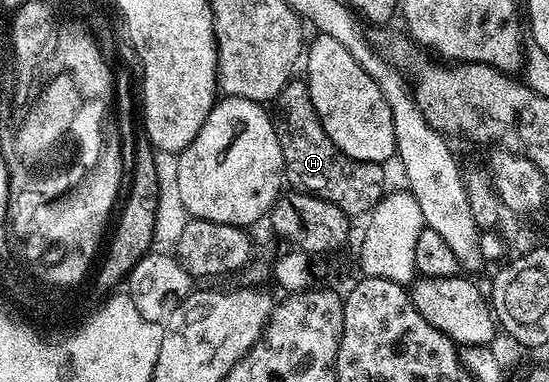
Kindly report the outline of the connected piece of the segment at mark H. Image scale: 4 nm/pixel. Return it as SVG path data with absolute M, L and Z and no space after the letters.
M290 79L279 91L275 102L273 125L279 135L279 147L285 160L285 181L294 190L314 193L316 197L335 203L351 219L364 218L374 209L387 192L384 164L376 161L351 159L323 131L323 123L311 103L309 86L304 80Z

